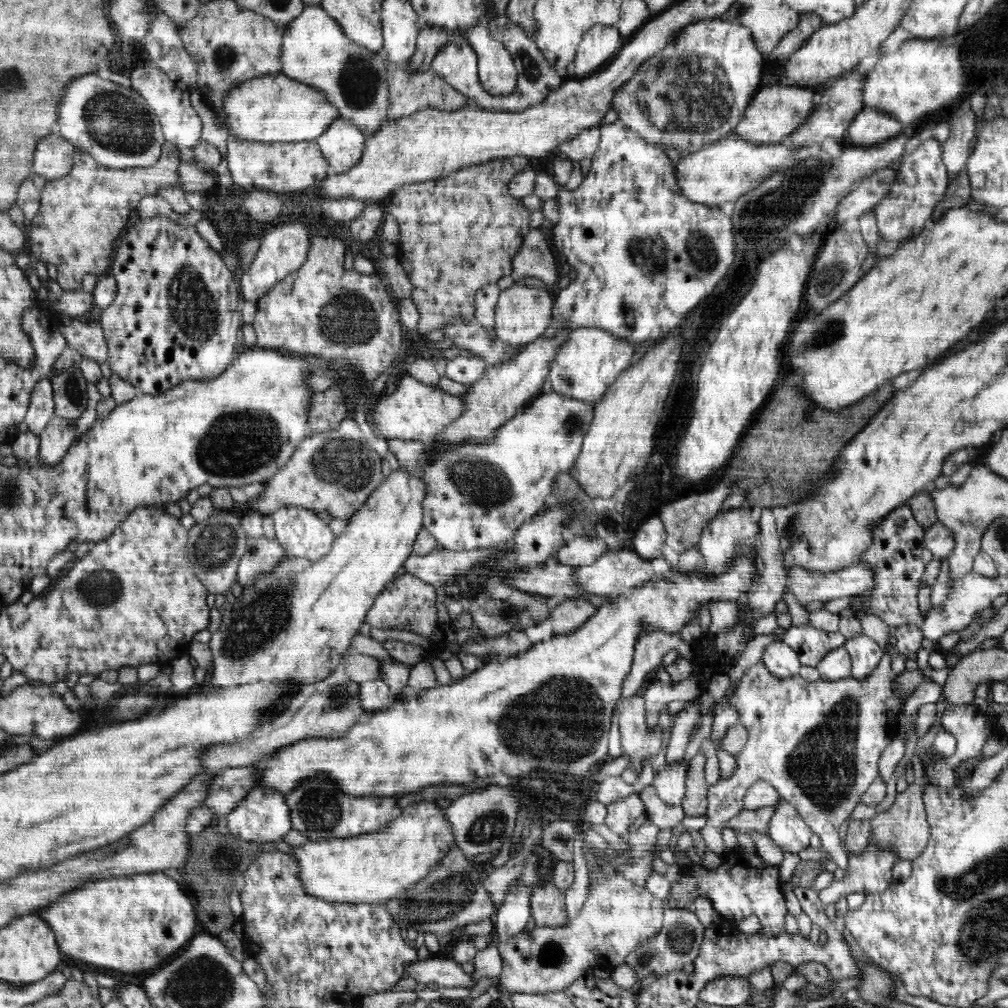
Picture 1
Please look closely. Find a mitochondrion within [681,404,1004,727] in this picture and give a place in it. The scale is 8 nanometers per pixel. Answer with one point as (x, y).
(738, 541)

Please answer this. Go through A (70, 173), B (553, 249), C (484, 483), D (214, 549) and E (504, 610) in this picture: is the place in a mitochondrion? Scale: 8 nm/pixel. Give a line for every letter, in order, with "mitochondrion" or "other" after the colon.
A: other
B: other
C: mitochondrion
D: mitochondrion
E: mitochondrion

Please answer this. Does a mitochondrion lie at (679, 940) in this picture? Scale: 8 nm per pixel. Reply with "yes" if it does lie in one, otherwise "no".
yes

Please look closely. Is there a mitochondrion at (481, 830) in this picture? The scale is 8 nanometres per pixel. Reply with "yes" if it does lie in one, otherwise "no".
yes

